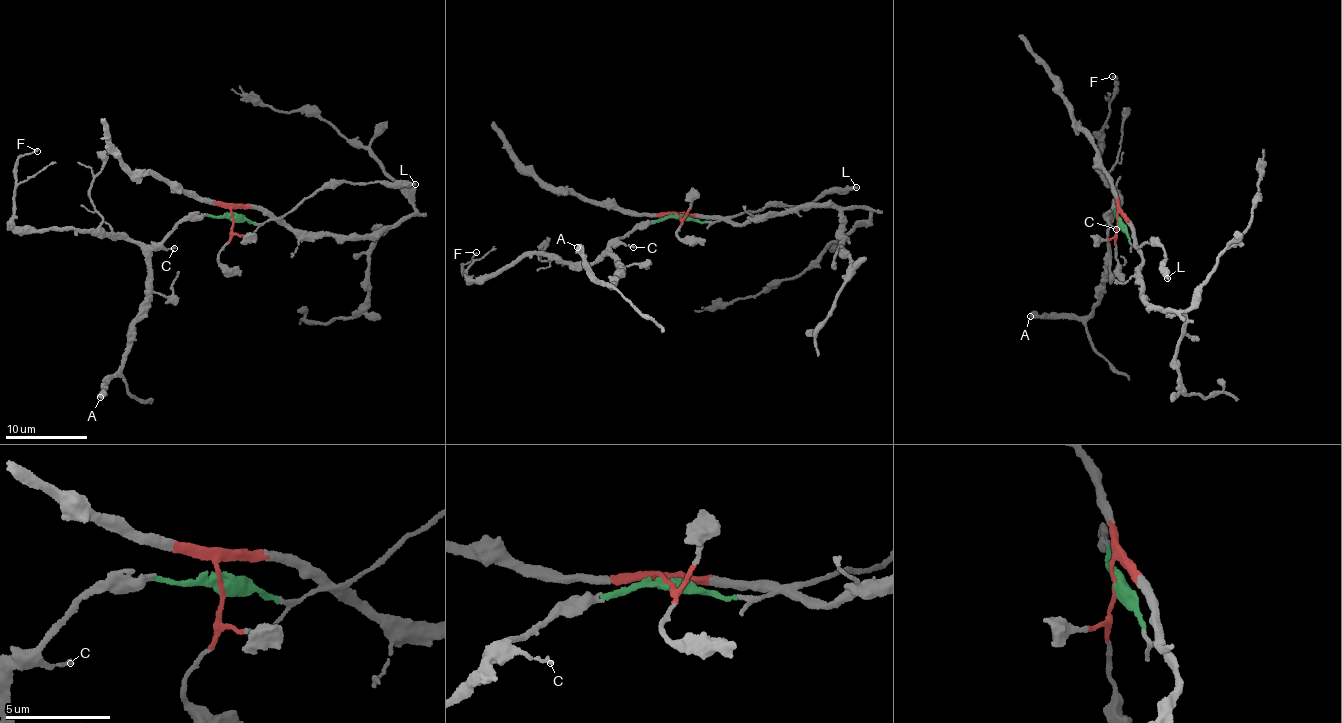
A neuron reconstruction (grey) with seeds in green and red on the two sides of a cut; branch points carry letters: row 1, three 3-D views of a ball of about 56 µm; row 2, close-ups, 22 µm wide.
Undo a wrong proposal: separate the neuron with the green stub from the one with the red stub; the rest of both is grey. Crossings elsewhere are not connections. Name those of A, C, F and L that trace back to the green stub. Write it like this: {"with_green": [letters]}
{"with_green": ["A", "C", "F", "L"]}

